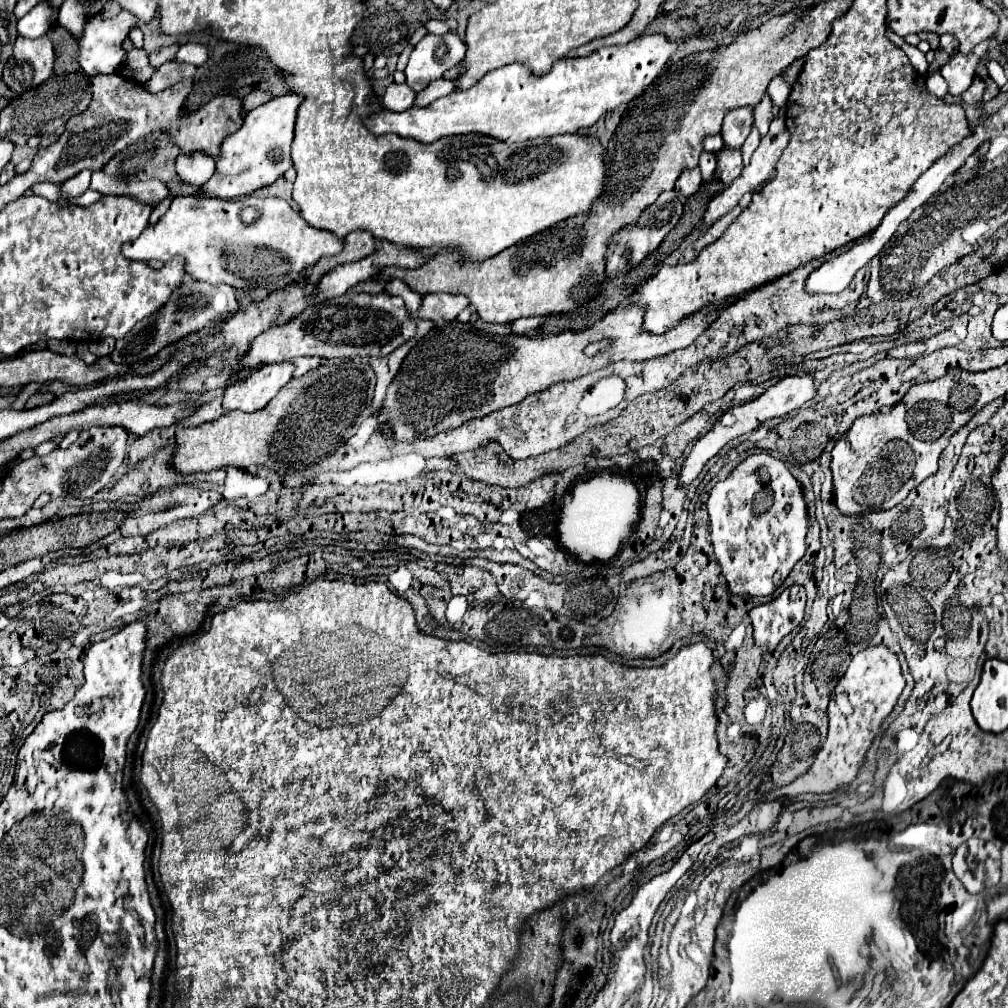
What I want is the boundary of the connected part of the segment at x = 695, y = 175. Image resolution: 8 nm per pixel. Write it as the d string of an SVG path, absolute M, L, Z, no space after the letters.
M690 169L690 171L684 171L680 175L680 179L676 181L676 191L686 195L686 197L690 197L700 189L700 183L702 183L700 169Z

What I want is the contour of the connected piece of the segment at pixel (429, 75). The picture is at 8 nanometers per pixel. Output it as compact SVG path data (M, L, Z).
M450 31L442 37L426 35L412 51L406 67L406 83L414 91L422 91L434 79L440 79L448 69L462 63L466 45Z

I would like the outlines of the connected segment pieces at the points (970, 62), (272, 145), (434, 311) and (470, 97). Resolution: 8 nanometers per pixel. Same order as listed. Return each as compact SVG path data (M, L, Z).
M989 40L983 41L974 47L972 53L964 55L964 53L956 53L952 55L952 59L940 69L940 75L948 81L948 89L950 89L950 95L962 95L968 85L972 83L972 77L974 77L974 71L976 71L976 65L978 61L982 59L982 55L987 52L989 46Z
M286 93L248 111L242 121L242 127L222 141L220 157L216 159L216 173L212 175L210 183L200 187L200 193L204 197L238 199L266 185L272 185L278 177L282 177L292 167L294 121L300 103L300 95Z
M432 293L424 297L420 317L424 319L456 319L460 311L468 307L468 297L466 295L448 295L448 293Z
M652 33L640 35L626 45L600 47L588 57L562 57L554 61L550 73L542 75L532 73L530 67L512 63L490 71L474 87L456 89L428 107L410 107L402 113L382 109L366 125L376 135L394 133L420 143L432 143L446 135L480 133L514 145L526 139L576 133L594 125L606 111L636 99L662 73L664 63L676 49L678 41L670 41L664 33Z

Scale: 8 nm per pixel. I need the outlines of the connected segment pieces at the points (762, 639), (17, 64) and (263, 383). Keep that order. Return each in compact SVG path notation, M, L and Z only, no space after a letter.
M802 585L784 589L774 601L758 605L750 611L754 625L754 643L774 651L776 645L804 619L806 591Z
M48 35L40 39L18 37L14 53L4 65L2 79L14 95L22 95L32 87L38 87L52 75L54 67L54 45Z
M292 363L264 365L244 381L232 383L224 393L224 409L242 409L246 413L258 411L292 379Z

